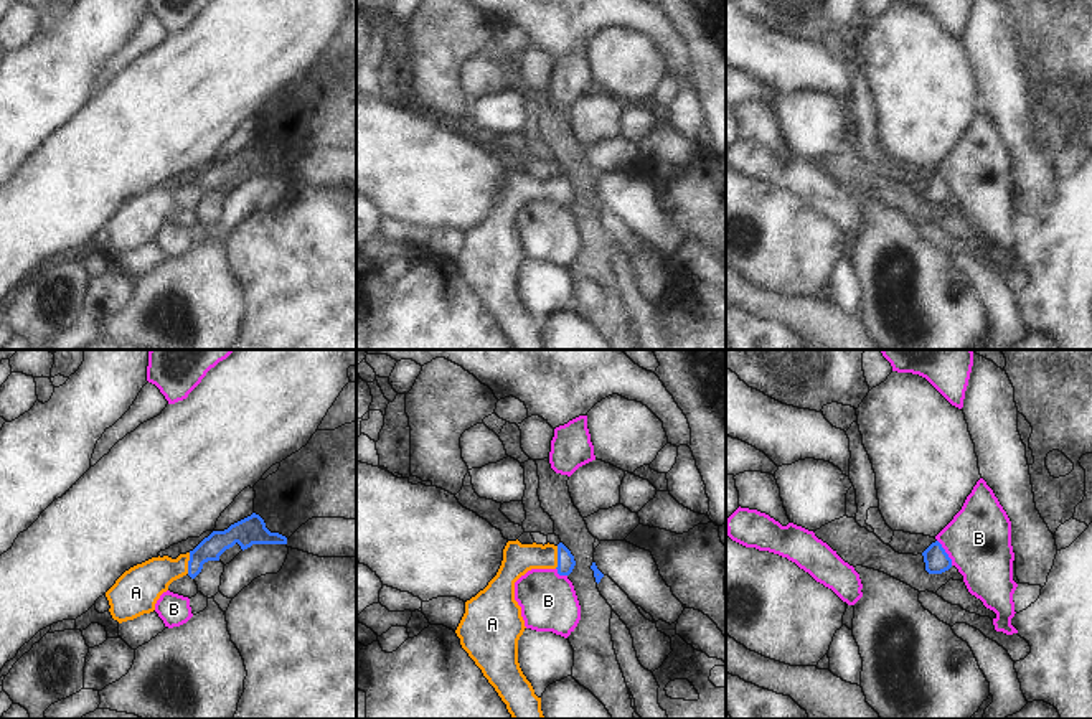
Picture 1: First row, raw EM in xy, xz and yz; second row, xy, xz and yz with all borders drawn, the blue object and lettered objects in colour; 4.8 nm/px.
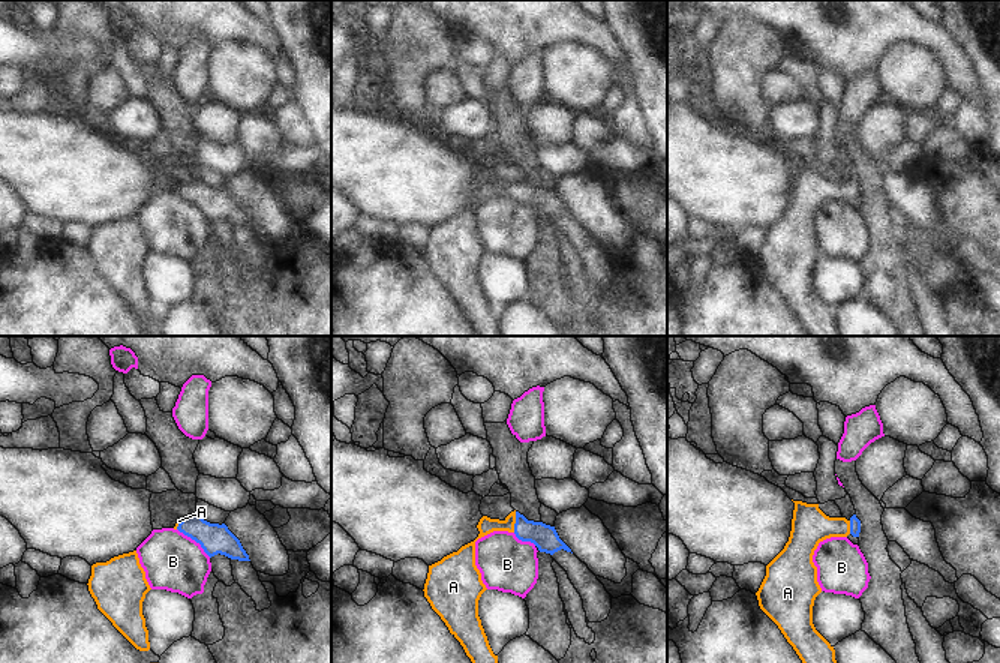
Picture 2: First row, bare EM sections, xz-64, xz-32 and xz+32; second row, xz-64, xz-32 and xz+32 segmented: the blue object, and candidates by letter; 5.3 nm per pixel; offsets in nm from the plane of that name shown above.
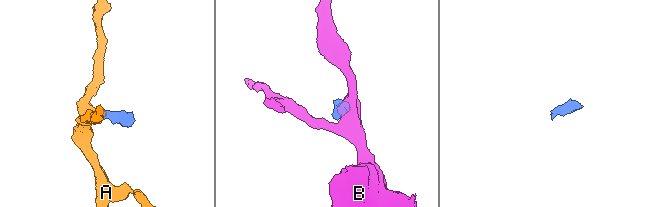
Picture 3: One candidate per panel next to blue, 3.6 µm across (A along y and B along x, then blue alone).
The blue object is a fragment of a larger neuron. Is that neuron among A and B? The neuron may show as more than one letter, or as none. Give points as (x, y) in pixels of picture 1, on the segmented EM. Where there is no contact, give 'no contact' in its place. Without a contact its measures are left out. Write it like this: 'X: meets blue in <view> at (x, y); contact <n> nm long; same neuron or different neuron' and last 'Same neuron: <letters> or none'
A: meets blue in xz at (558, 558); contact 110 nm long; same neuron
B: meets blue in yz at (946, 553); contact 150 nm long; different neuron
Same neuron: A

